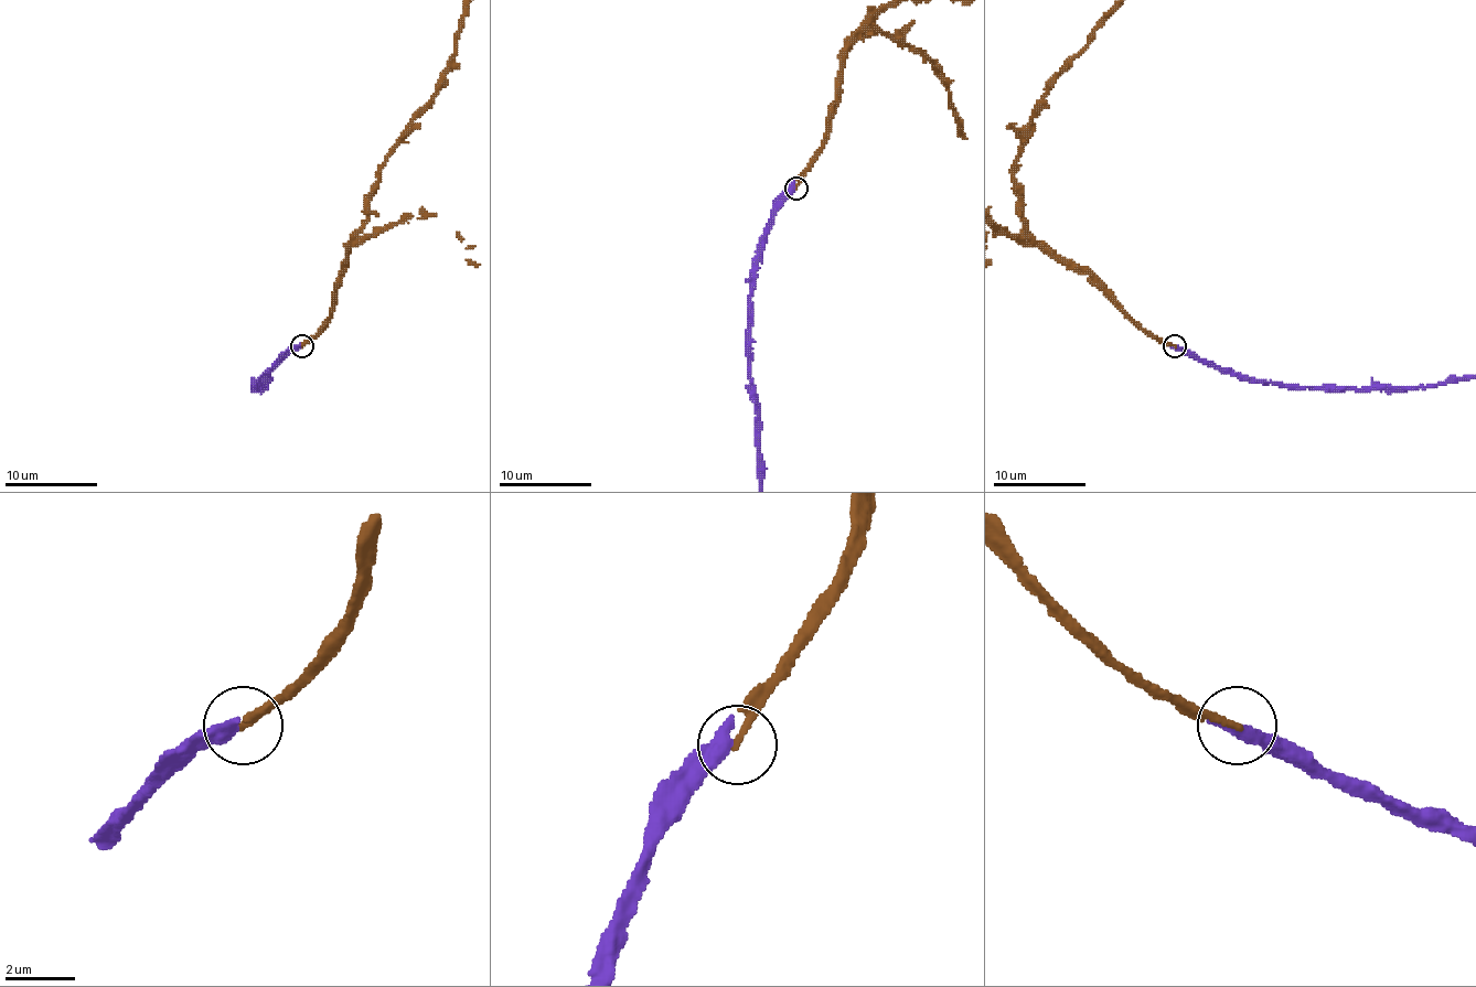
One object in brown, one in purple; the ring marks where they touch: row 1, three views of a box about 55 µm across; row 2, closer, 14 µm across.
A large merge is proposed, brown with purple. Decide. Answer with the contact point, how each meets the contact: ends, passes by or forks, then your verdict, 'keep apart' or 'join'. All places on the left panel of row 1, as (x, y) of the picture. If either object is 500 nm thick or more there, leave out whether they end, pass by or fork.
at (301, 345); brown ends there; purple ends there; join

